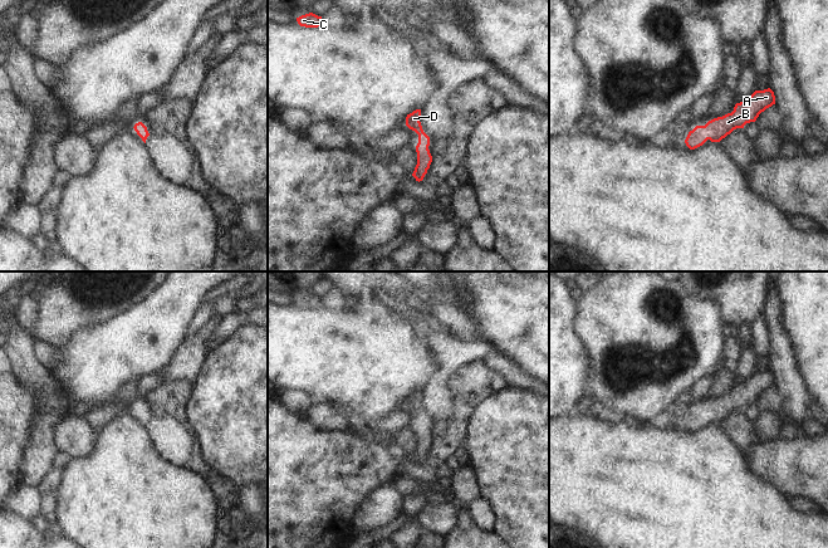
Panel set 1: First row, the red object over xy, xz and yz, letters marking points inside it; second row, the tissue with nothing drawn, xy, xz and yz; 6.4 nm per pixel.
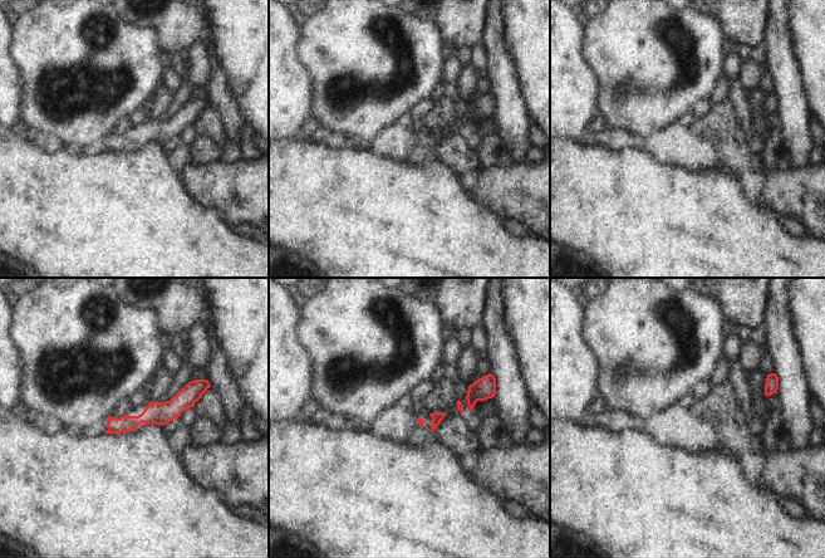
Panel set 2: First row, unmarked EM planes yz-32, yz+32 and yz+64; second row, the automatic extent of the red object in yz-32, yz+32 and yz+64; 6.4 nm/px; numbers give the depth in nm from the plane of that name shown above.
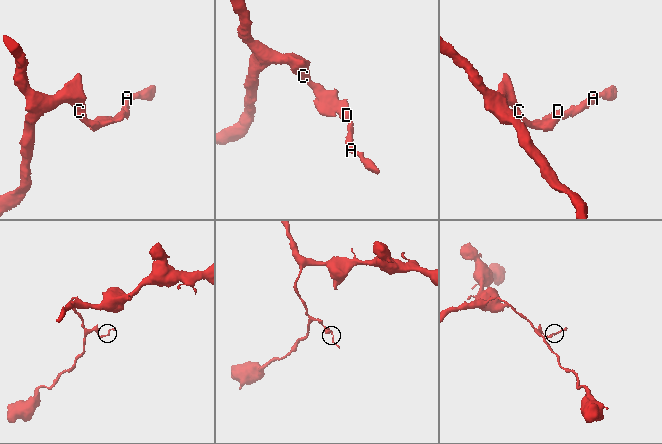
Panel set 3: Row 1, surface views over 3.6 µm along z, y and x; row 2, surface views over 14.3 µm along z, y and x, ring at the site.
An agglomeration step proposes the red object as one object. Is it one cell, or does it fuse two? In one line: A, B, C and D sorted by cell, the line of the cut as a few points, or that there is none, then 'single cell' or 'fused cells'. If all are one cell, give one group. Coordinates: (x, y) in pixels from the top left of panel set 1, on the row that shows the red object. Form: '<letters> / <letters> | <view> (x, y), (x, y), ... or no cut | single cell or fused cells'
A B C D | no cut | single cell

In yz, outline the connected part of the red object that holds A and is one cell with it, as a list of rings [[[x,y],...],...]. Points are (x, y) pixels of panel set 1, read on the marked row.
[[[768,88],[755,90],[744,102],[736,103],[734,111],[722,117],[709,121],[705,126],[696,126],[689,132],[685,143],[690,150],[702,146],[707,140],[720,142],[736,128],[755,122],[761,112],[775,104],[774,92]]]

